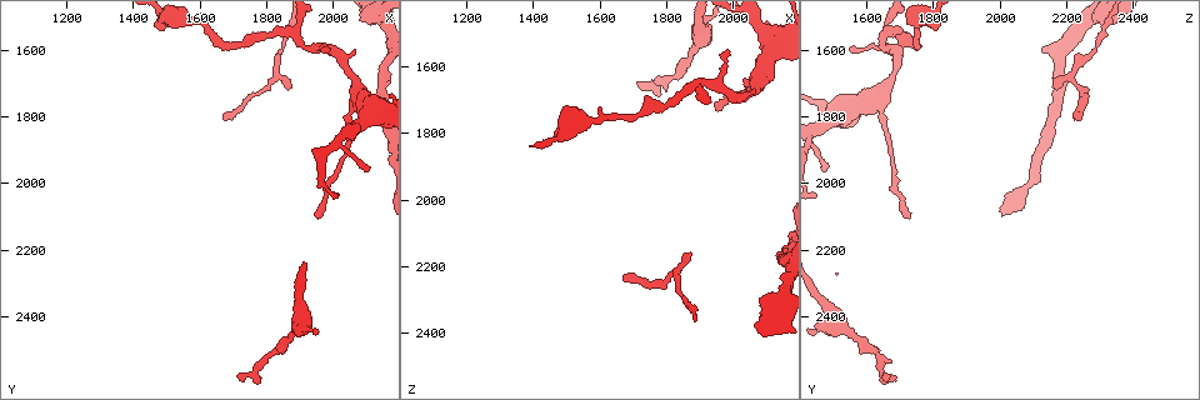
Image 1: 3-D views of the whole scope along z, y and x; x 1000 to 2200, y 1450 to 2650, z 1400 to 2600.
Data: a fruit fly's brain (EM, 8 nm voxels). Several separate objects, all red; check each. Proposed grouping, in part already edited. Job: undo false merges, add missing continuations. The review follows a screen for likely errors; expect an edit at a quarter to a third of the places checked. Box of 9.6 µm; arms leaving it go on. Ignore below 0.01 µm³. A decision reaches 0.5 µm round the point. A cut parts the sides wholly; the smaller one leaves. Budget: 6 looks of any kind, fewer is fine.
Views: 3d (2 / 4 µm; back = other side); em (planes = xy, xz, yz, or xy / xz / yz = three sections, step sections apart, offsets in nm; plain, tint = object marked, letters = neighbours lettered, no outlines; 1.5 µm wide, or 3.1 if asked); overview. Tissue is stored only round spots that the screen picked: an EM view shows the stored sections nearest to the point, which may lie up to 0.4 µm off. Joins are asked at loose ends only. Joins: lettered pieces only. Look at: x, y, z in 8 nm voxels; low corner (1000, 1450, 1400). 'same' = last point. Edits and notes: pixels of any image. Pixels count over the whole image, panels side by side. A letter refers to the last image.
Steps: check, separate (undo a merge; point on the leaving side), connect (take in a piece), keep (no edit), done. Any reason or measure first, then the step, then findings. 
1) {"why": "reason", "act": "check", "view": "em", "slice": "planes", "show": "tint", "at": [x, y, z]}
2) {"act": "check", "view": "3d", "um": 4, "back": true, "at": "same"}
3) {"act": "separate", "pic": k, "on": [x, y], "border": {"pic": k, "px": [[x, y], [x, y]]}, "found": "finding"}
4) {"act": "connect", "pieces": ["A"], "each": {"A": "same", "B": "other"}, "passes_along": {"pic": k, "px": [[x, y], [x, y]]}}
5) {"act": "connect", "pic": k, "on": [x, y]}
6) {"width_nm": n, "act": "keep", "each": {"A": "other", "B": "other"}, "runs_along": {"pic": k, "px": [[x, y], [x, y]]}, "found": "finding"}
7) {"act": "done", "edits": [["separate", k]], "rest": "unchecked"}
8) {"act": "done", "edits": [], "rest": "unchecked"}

{"why": "abrupt turn", "act": "check", "view": "3d", "um": 4, "at": [1890, 1550, 1650]}

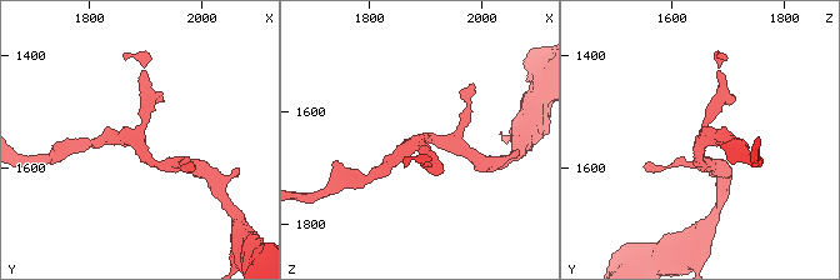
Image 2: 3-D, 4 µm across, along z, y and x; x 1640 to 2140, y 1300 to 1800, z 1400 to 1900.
{"arms": 3, "arm_widths_nm": [190, 220, 220], "why": "shape alone is not enough", "act": "check", "view": "em", "slice": "planes", "show": "letters", "at": [1890, 1555, 1660]}

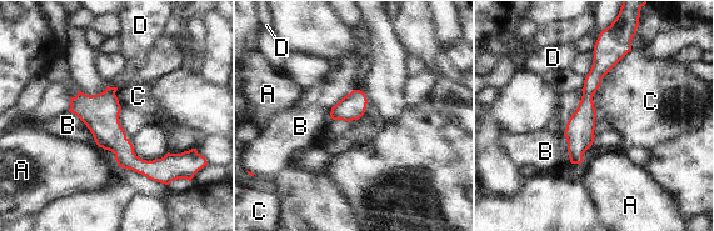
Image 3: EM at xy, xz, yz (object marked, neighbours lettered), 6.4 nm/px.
{"act": "keep", "each": {"A": "other", "B": "other", "C": "other", "D": "other"}, "runs_along": {"pic": 3, "px": [[605, 46], [574, 160]]}, "found": "continuous, no second cell"}

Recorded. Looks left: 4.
{"why": "long arm stops here", "act": "check", "view": "em", "slice": "planes", "show": "letters", "at": [1950, 2090, 1730]}

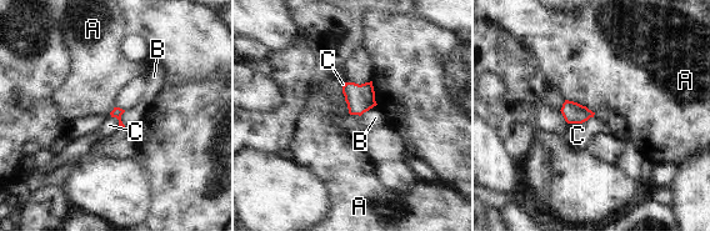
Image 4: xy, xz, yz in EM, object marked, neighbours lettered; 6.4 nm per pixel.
{"longest_contact_nm": ["A", 220], "act": "keep", "each": {"A": "other", "B": "other", "C": "other"}, "border": {"pic": 4, "px": [[565, 99], [585, 105], [594, 113]]}, "found": "no lettered piece goes on from it"}

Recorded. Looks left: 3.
{"why": "thin end", "act": "check", "view": "3d", "um": 2, "at": [1670, 1800, 2240]}

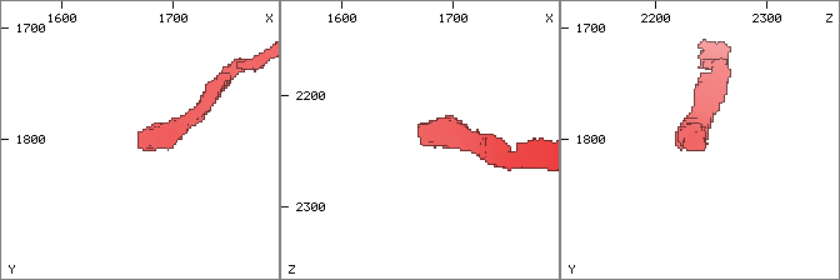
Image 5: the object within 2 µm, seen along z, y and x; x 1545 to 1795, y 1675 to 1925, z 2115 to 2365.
{"why": "shape alone is not enough", "act": "check", "view": "em", "slice": "planes", "show": "letters", "at": [1670, 1802, 2246]}

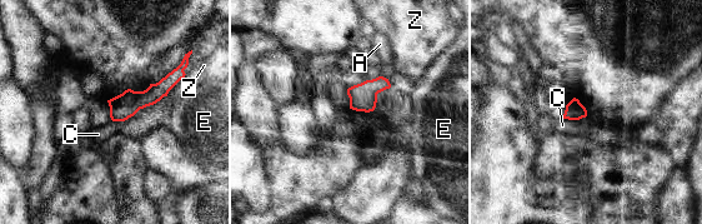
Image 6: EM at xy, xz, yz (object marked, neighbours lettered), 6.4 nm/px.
{"act": "keep", "each": {"A": "other", "C": "other", "E": "other", "Z": "other"}, "border": {"pic": 6, "px": [[562, 118], [576, 120]]}, "found": "none of them fits"}

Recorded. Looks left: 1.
{"act": "done", "edits": [], "rest": "unchecked"}

